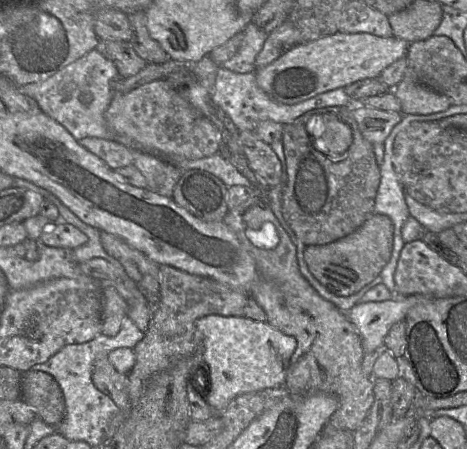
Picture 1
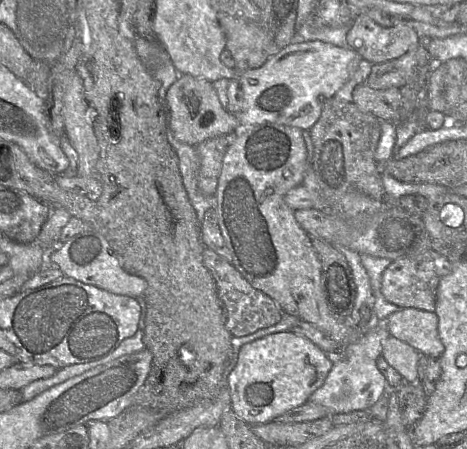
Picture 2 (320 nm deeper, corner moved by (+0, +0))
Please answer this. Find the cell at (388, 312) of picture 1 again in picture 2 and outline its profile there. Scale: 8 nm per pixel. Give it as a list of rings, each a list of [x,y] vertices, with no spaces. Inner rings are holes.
[[[380,321],[377,326],[372,328],[360,340],[341,348],[342,357],[334,359],[333,366],[321,387],[314,391],[308,402],[327,407],[331,415],[347,413],[356,410],[369,409],[380,397],[388,392],[388,382],[376,365],[377,358],[382,354],[383,343],[390,336],[385,323]]]

